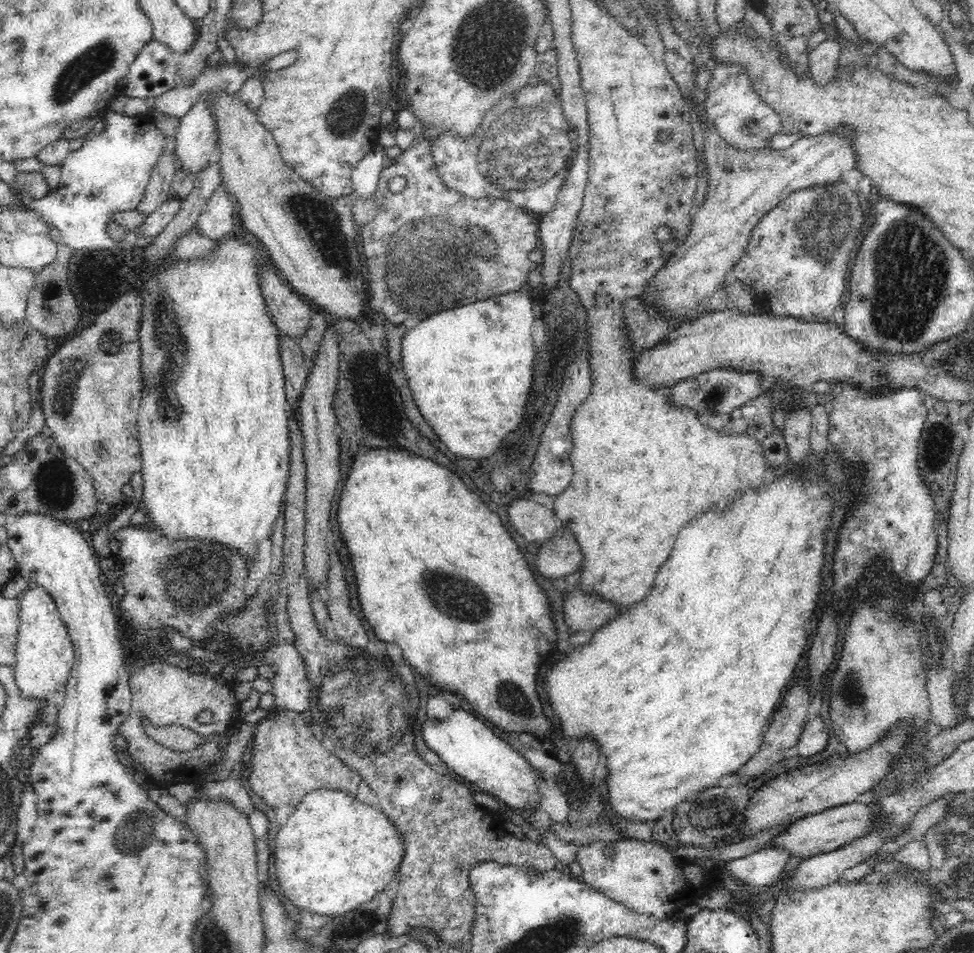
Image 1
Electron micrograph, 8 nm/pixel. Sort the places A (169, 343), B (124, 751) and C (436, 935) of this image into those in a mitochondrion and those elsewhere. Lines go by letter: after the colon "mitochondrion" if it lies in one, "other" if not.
A: mitochondrion
B: other
C: other

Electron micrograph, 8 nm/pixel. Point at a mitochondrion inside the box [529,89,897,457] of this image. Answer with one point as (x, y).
(820, 236)

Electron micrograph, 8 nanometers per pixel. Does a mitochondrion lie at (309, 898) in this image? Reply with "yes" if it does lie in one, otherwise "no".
no

